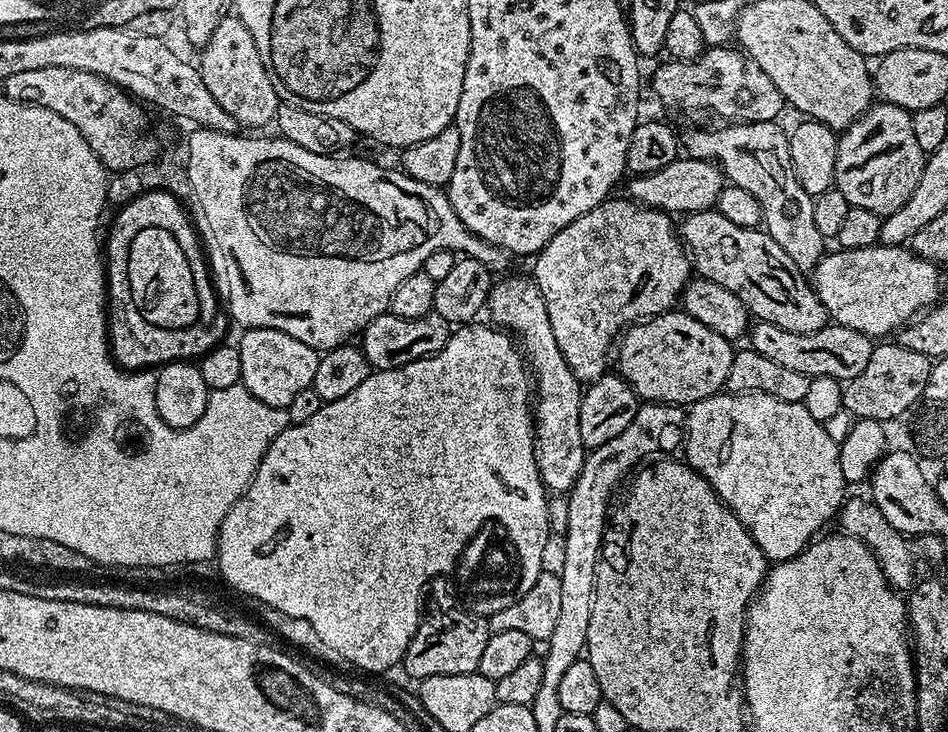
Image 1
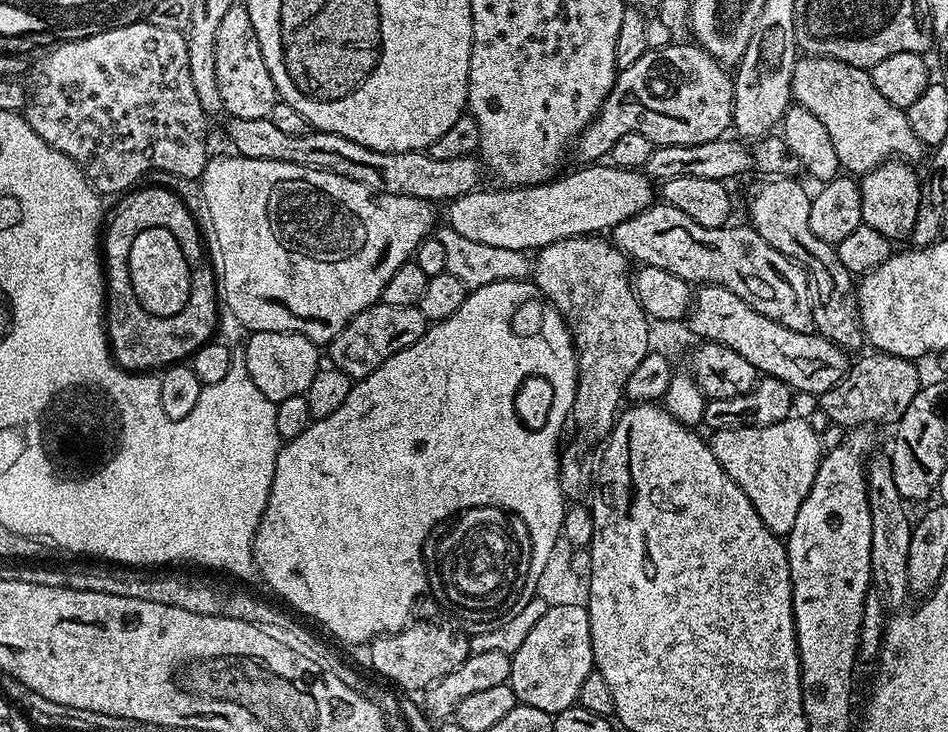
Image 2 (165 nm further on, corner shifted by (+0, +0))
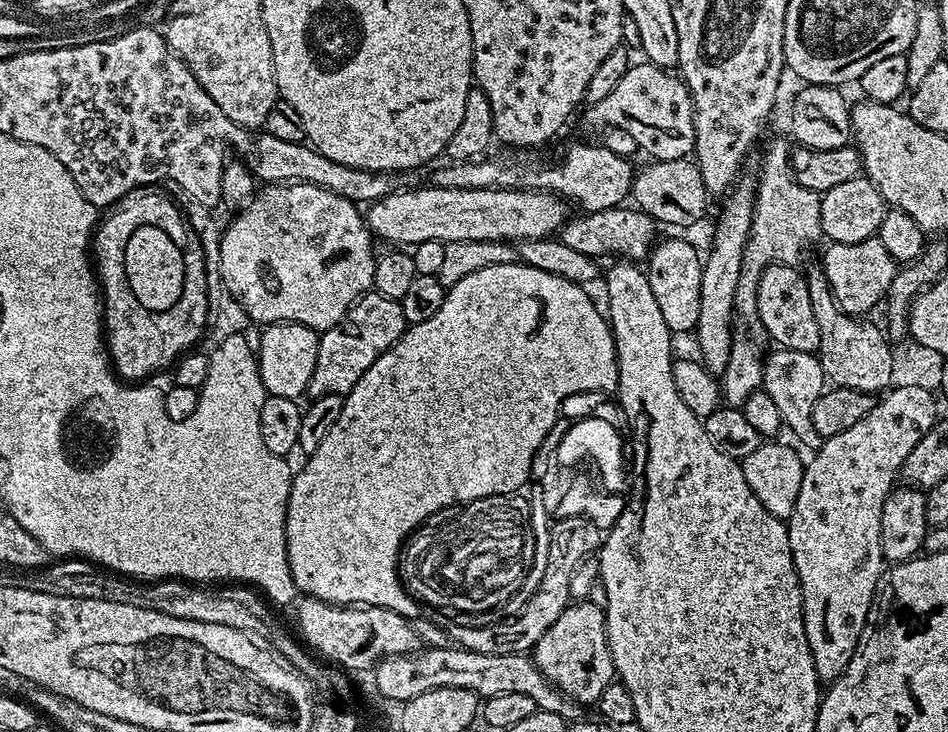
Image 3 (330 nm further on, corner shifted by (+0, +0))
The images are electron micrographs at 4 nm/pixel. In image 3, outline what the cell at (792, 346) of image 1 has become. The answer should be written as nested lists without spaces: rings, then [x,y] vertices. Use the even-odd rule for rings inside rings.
[[[664,240],[653,247],[648,254],[646,271],[650,290],[654,290],[654,302],[662,310],[662,319],[671,332],[691,332],[698,322],[700,291],[702,290],[702,270],[704,261],[699,252],[688,240]]]

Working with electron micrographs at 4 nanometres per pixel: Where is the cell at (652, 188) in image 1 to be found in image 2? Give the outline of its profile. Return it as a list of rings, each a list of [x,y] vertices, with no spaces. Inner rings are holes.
[[[608,162],[577,169],[546,184],[530,184],[527,188],[500,186],[497,192],[477,190],[449,200],[447,227],[473,242],[527,253],[566,238],[607,233],[653,203],[654,184],[643,171],[617,168]]]

